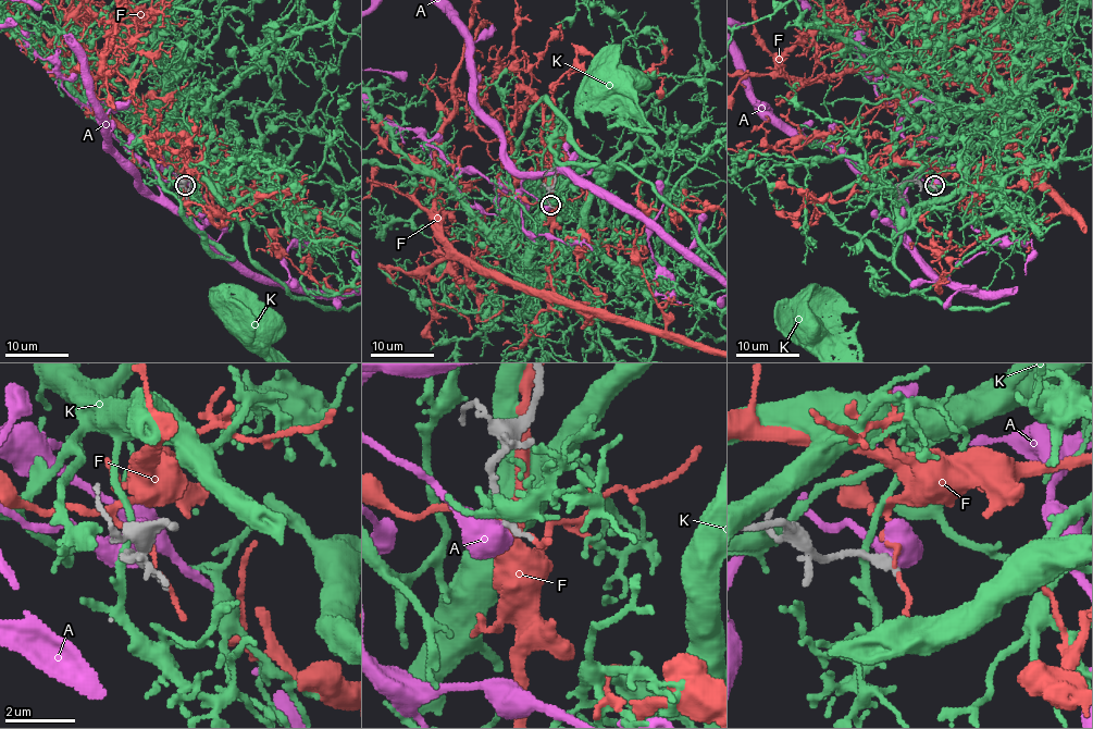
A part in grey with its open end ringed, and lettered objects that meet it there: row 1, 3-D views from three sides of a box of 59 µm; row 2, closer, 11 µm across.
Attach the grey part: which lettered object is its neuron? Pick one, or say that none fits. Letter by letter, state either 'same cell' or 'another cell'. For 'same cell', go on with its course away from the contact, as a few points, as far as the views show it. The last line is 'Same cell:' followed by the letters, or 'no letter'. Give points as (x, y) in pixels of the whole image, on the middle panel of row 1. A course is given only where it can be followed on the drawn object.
A: another cell
F: another cell
K: another cell
Same cell: no letter

